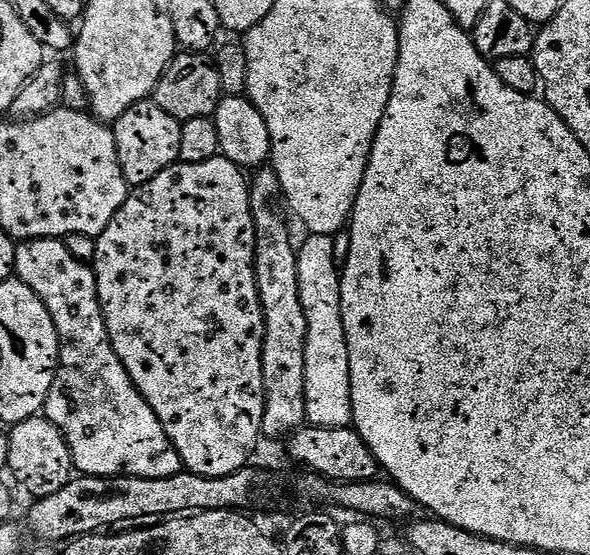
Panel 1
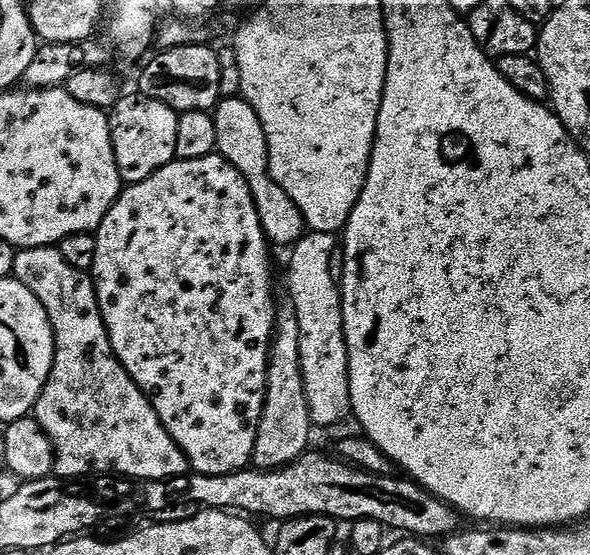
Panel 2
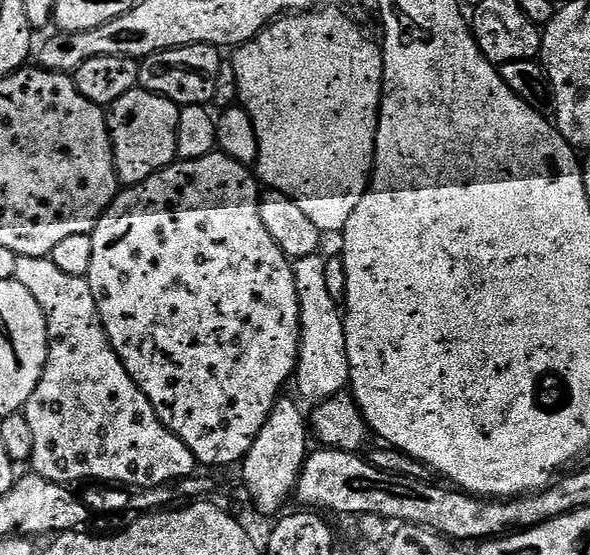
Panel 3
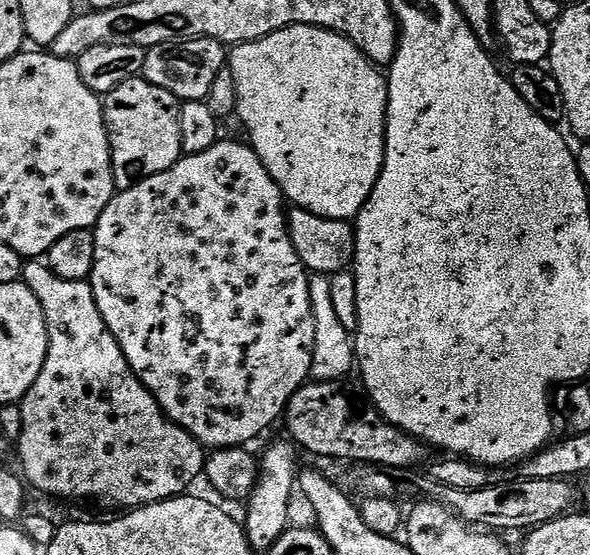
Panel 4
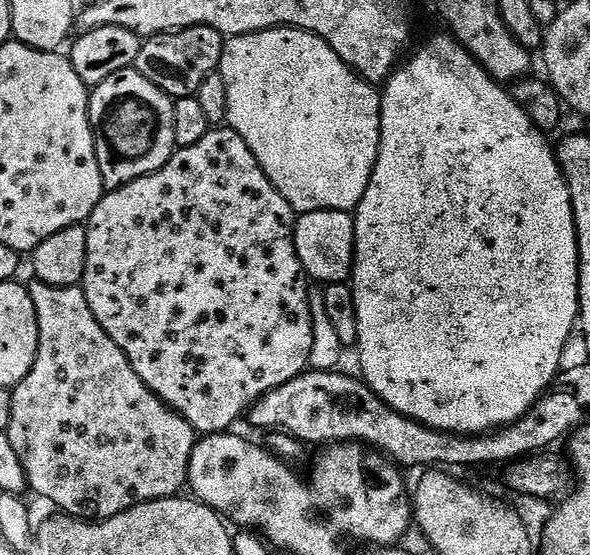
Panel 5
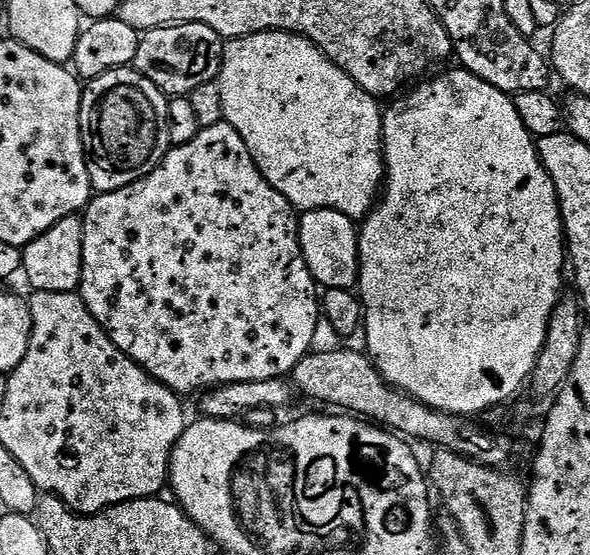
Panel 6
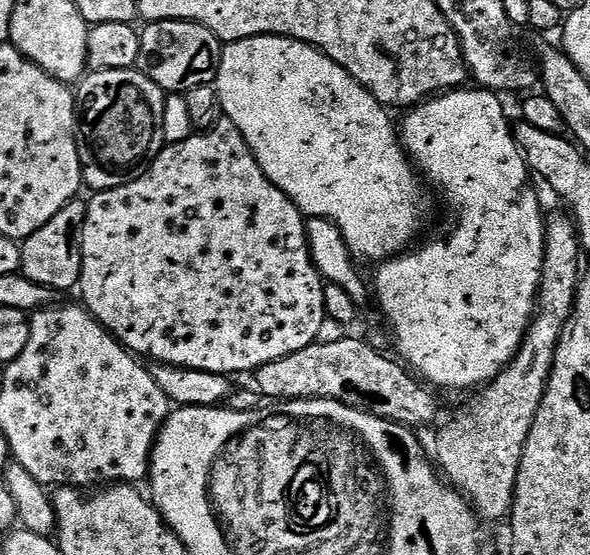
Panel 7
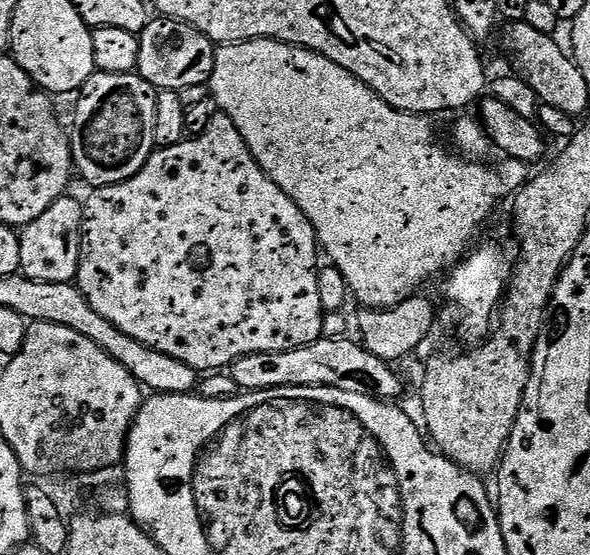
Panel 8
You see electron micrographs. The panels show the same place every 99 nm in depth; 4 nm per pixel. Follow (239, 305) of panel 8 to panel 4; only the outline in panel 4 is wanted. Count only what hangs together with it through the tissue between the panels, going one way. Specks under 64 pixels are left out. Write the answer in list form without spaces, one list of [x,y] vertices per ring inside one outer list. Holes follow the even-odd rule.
[[[221,138],[216,141],[214,146],[210,146],[210,150],[202,150],[202,154],[194,154],[193,156],[181,155],[180,161],[174,166],[170,166],[170,170],[162,170],[162,174],[154,174],[150,178],[138,182],[133,188],[117,191],[111,202],[106,206],[106,210],[102,210],[102,214],[98,218],[94,229],[94,266],[92,267],[90,283],[92,285],[92,293],[94,294],[94,302],[106,322],[110,334],[114,334],[114,338],[126,358],[126,362],[132,367],[132,373],[147,386],[148,391],[151,392],[154,399],[159,402],[161,410],[167,414],[168,419],[173,420],[179,428],[185,428],[200,445],[208,450],[248,446],[248,443],[255,436],[262,435],[275,420],[277,423],[281,419],[284,409],[287,407],[288,399],[311,377],[312,351],[314,350],[314,314],[312,313],[312,303],[310,302],[309,279],[310,273],[295,252],[295,247],[292,244],[289,221],[286,219],[284,194],[274,182],[274,178],[270,178],[270,174],[264,169],[264,164],[258,158],[258,154],[254,151],[251,144],[247,142],[239,144],[236,140]]]

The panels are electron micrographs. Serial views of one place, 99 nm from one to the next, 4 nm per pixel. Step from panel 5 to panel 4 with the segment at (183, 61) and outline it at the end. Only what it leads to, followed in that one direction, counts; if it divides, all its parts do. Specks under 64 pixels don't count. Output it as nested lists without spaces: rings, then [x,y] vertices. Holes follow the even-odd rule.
[[[195,36],[192,40],[167,40],[147,49],[144,54],[144,71],[142,79],[154,86],[162,86],[162,90],[170,90],[176,99],[207,101],[210,86],[214,86],[214,78],[225,71],[226,48],[209,36]]]

